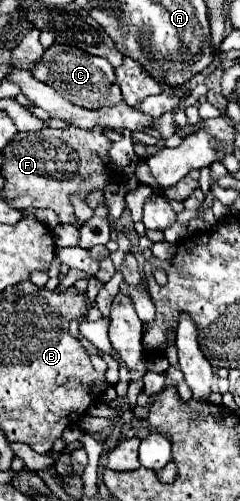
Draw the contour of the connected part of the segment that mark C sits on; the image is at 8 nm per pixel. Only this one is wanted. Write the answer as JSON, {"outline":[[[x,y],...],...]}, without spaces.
{"outline":[[[59,43],[51,45],[45,51],[43,61],[35,67],[33,75],[35,75],[35,79],[45,81],[53,89],[59,89],[61,93],[67,95],[67,99],[71,99],[75,105],[81,105],[85,109],[113,107],[123,101],[121,93],[119,93],[119,85],[115,81],[113,67],[109,65],[109,61],[103,57],[93,57],[89,53],[85,55],[83,51],[69,47],[69,45],[59,45]]]}

